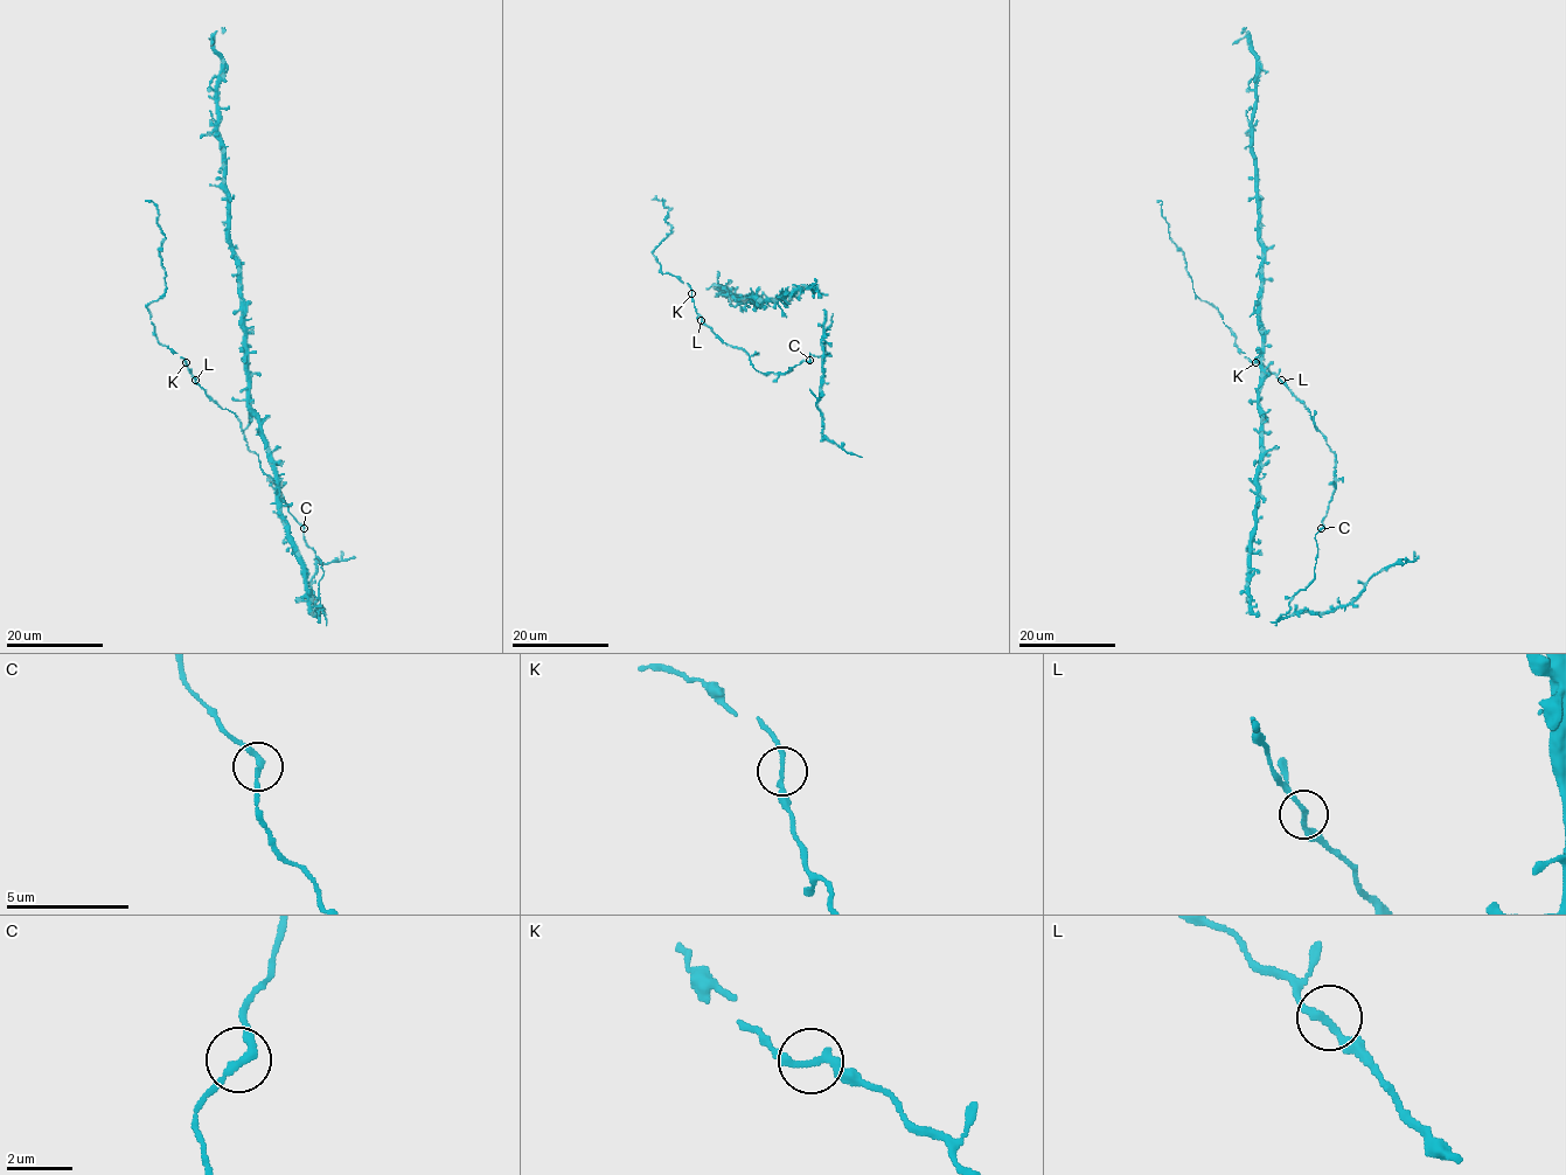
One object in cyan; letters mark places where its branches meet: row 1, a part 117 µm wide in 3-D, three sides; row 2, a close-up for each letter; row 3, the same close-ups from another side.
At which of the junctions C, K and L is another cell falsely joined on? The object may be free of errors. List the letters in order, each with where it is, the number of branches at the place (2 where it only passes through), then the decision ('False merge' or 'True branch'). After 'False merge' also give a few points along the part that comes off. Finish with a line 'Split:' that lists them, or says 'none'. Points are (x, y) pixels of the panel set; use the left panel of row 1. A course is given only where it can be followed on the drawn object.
C: Place: (304, 528). Branches: 2. True branch
K: Place: (186, 362). Branches: 2. True branch
L: Place: (195, 380). Branches: 2. True branch
Split: none

